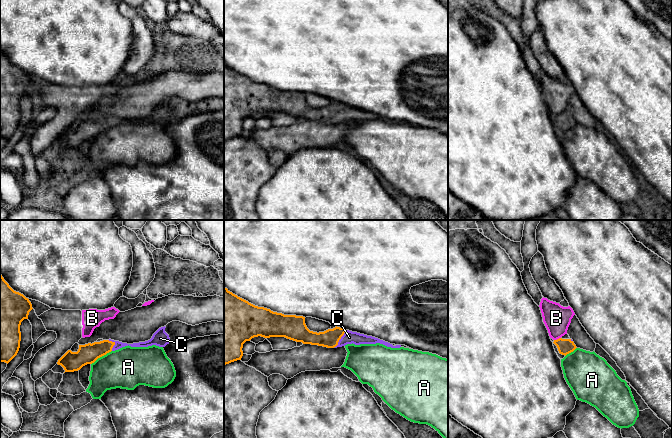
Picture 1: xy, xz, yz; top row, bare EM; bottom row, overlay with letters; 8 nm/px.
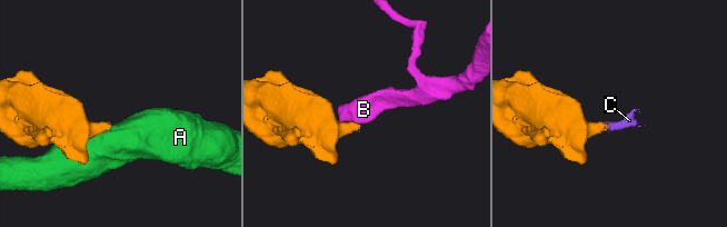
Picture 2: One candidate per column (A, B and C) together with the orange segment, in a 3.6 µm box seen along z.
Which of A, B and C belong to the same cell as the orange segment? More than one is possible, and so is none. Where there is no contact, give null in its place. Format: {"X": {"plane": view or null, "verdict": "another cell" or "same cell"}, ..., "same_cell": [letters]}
{"A": {"plane": "xy", "verdict": "another cell"}, "B": {"plane": "yz", "verdict": "another cell"}, "C": {"plane": "xz", "verdict": "same cell"}, "same_cell": ["C"]}

